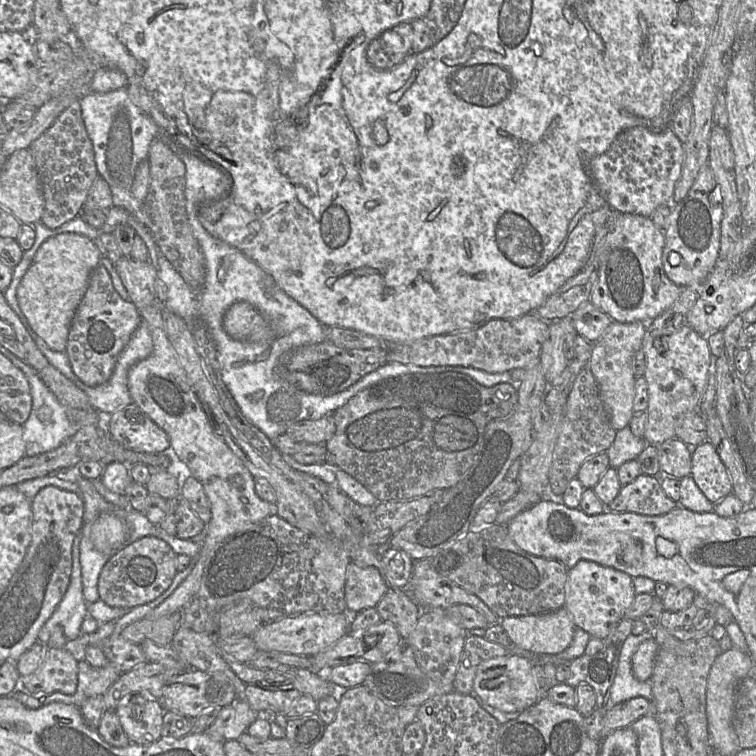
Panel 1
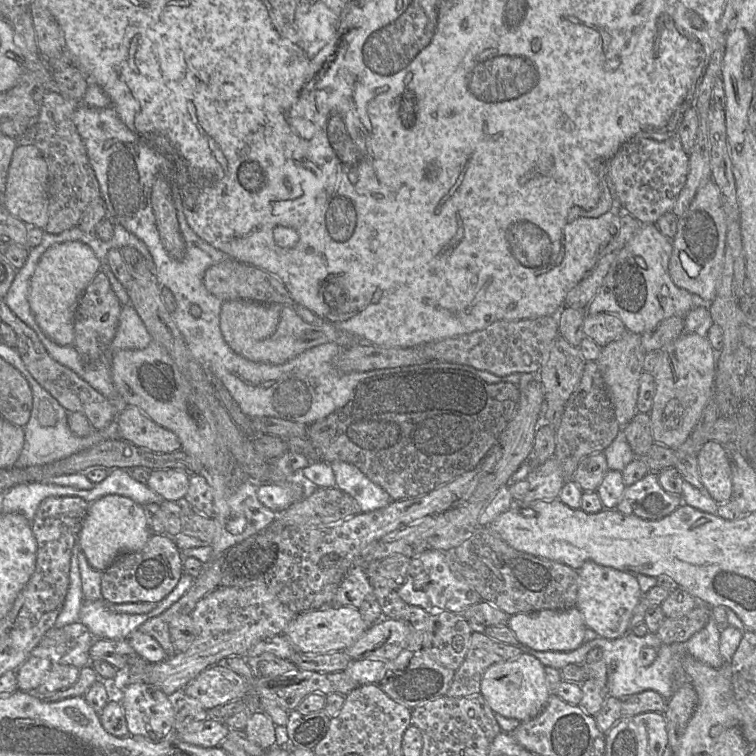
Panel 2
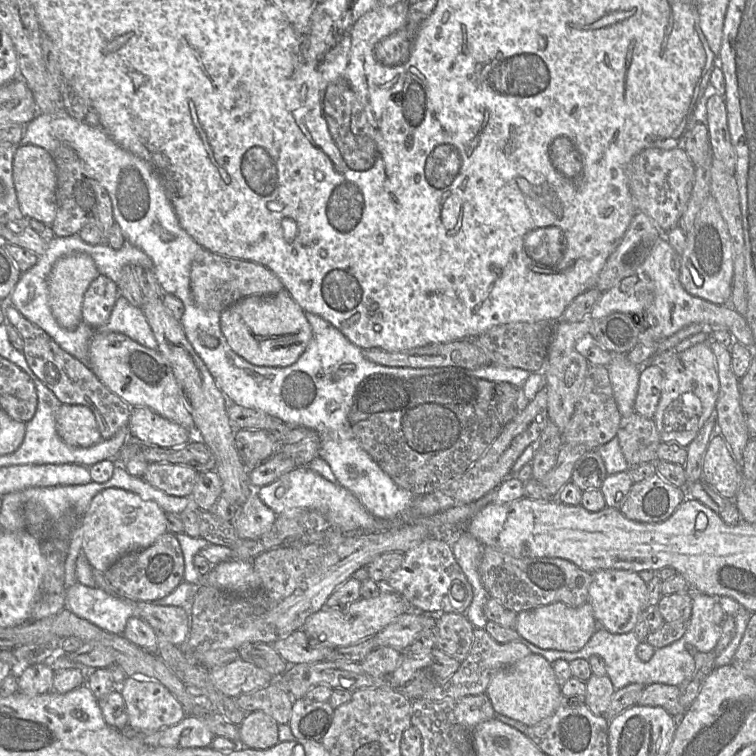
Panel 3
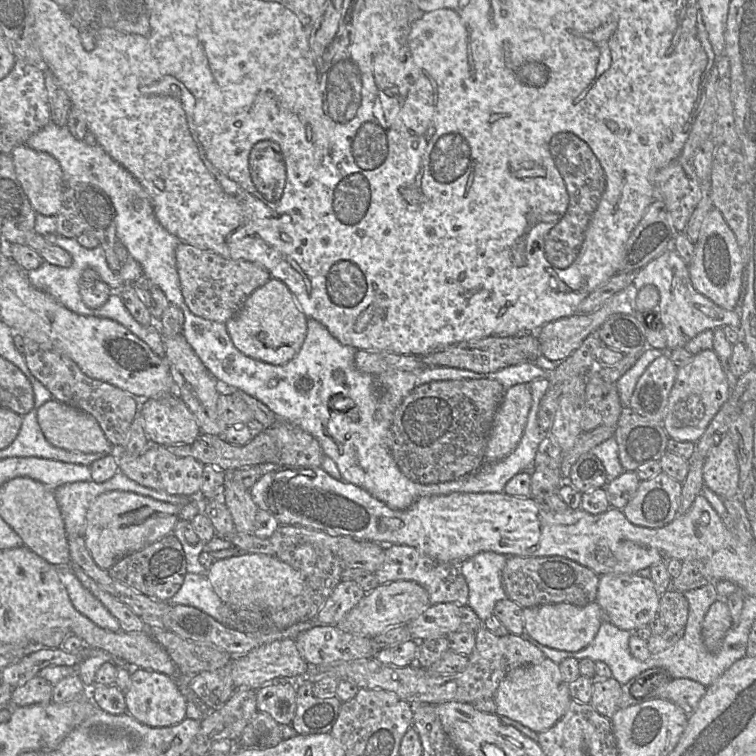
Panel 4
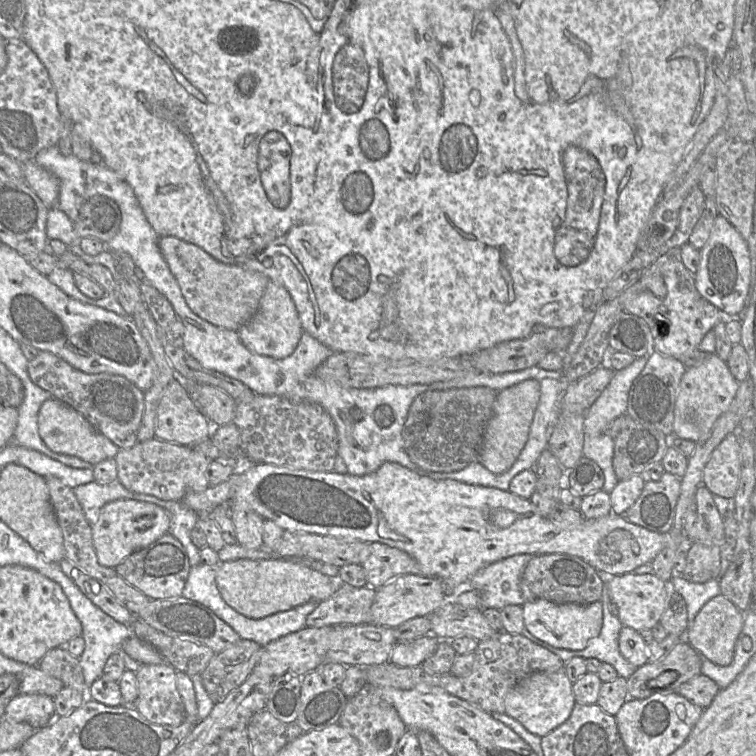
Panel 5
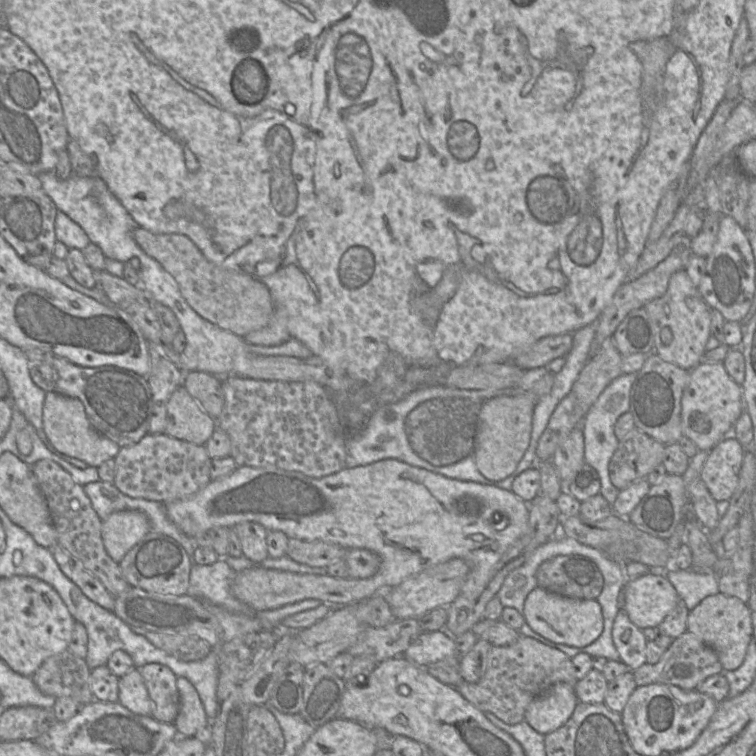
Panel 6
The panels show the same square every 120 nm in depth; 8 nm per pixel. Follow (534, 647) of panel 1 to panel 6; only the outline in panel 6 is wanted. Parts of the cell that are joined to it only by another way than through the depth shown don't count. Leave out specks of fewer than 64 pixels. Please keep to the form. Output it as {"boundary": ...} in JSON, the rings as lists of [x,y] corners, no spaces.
{"boundary":[[[538,586],[527,596],[523,616],[529,627],[546,639],[577,648],[593,643],[604,628],[602,608],[597,600],[564,597]]]}

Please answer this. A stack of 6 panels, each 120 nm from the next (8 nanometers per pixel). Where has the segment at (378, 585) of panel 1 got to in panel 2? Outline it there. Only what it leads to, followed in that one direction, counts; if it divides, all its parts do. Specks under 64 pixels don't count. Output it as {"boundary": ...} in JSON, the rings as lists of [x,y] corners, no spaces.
{"boundary":[[[355,564],[348,571],[335,593],[333,605],[360,608],[365,598],[374,594],[374,588],[364,570],[364,565]]]}

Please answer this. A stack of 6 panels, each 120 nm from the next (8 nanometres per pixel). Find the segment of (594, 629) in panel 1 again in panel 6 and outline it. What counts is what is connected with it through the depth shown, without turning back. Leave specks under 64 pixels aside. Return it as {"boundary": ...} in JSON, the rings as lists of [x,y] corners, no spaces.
{"boundary":[[[660,570],[629,579],[624,589],[623,610],[641,630],[658,627],[680,601],[675,588]]]}

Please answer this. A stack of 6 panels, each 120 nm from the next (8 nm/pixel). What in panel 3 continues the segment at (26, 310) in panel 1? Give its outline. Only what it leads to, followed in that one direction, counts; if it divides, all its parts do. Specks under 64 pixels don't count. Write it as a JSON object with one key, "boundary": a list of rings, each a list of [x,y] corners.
{"boundary":[[[75,253],[59,258],[49,276],[49,306],[58,324],[73,330],[82,322],[82,304],[90,284],[100,275],[93,258],[87,253]]]}

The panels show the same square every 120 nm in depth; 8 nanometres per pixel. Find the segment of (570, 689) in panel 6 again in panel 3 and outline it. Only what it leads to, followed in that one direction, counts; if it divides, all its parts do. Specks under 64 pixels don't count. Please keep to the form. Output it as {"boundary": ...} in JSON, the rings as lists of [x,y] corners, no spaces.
{"boundary":[[[532,653],[498,671],[490,681],[486,695],[496,713],[519,721],[526,726],[533,726],[551,716],[563,697],[552,664],[543,656]]]}

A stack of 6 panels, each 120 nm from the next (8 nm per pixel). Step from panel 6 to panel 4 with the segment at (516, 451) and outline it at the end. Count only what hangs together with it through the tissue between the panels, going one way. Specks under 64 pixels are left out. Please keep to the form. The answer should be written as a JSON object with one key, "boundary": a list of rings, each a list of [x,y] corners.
{"boundary":[[[529,384],[506,389],[488,438],[485,463],[501,461],[514,451],[523,436],[531,405]]]}

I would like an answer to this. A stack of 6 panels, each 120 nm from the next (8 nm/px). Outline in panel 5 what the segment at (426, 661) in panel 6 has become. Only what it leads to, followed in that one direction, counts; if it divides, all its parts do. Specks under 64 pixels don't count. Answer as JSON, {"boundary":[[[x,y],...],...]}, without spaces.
{"boundary":[[[433,634],[414,641],[397,642],[391,651],[389,662],[399,667],[420,666],[436,651],[439,642],[440,639]]]}

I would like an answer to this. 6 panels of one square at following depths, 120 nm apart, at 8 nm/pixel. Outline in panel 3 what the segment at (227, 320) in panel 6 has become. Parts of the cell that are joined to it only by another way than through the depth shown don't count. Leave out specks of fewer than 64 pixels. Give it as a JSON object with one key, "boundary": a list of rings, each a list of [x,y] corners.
{"boundary":[[[201,249],[190,269],[190,290],[195,303],[207,310],[223,311],[238,300],[252,295],[273,295],[284,289],[280,279],[262,264],[222,256]]]}

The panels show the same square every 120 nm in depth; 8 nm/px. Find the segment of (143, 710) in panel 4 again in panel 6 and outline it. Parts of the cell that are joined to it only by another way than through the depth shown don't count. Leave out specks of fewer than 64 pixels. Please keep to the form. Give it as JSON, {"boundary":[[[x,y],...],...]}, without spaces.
{"boundary":[[[149,663],[138,668],[154,703],[152,717],[163,723],[173,723],[180,708],[177,676],[164,664]]]}

